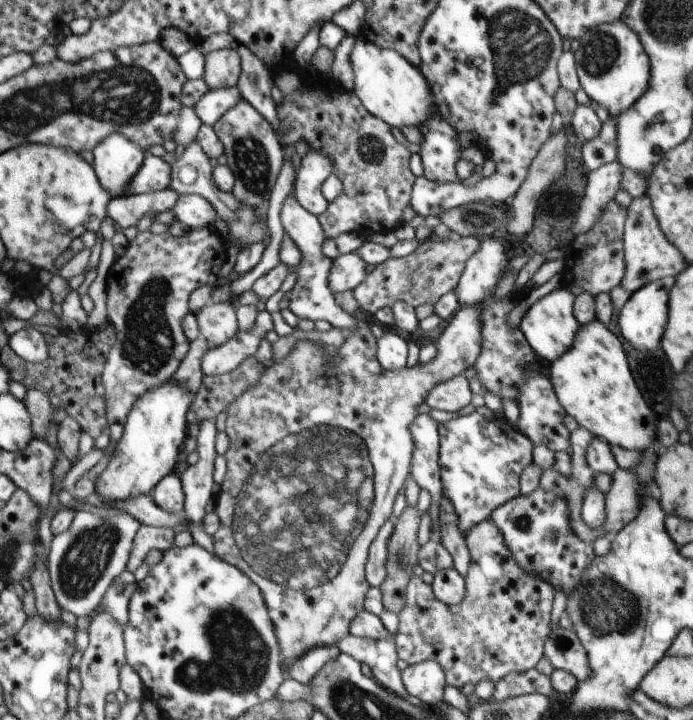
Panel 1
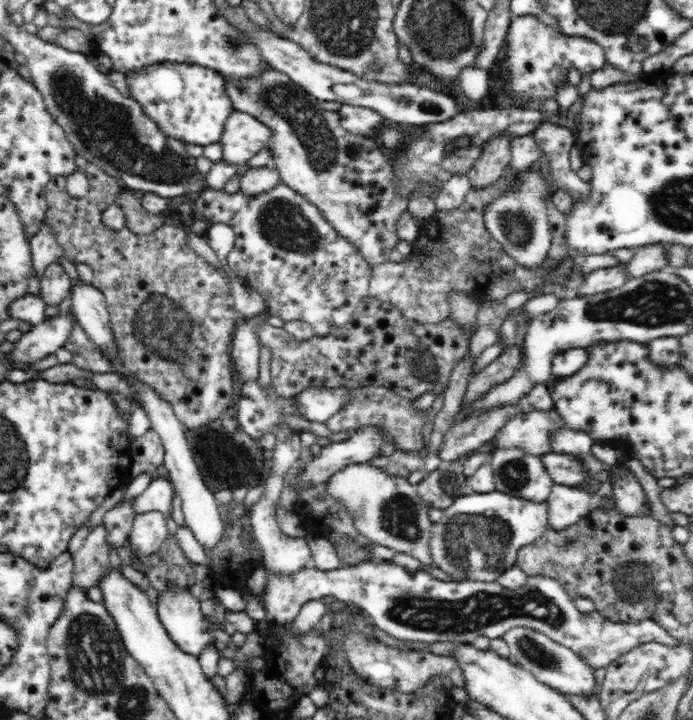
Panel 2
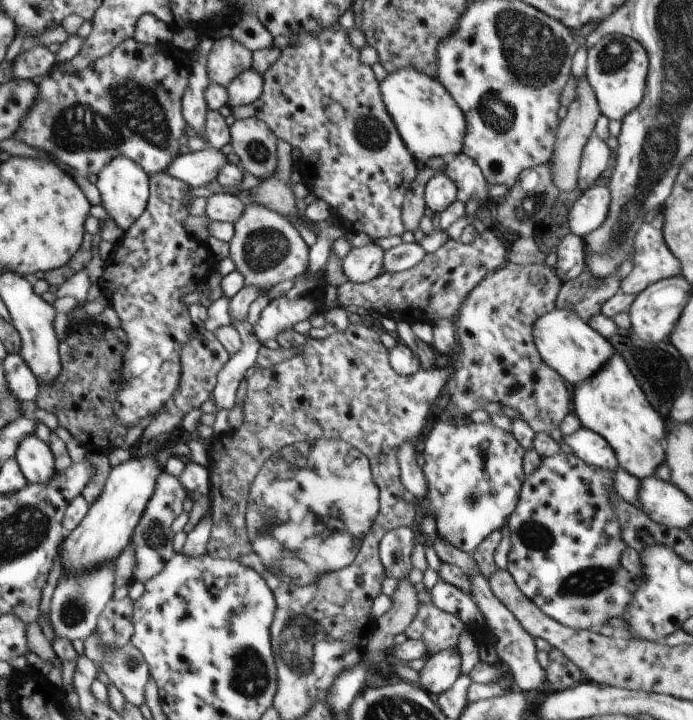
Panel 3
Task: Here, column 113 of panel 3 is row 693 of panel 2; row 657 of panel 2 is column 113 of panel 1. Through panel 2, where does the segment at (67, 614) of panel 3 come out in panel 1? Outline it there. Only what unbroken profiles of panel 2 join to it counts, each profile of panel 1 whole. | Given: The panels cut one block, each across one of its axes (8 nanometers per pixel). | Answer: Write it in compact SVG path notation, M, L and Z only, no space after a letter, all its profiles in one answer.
M104 510L102 516L96 512L79 512L72 520L72 526L63 533L54 535L48 554L48 572L59 607L76 616L80 622L104 600L110 584L127 570L132 543L141 524L127 513L114 514Z

